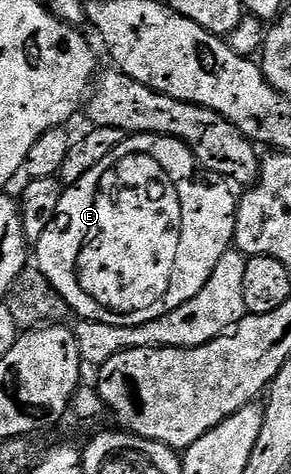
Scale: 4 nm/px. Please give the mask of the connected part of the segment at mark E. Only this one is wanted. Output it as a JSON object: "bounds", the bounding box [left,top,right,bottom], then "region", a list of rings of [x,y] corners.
{"bounds":[35,135,239,327],"region":[[[129,135],[118,147],[111,149],[111,153],[107,153],[107,157],[103,157],[103,161],[99,161],[99,165],[91,169],[91,173],[84,175],[78,183],[66,186],[62,190],[55,217],[51,225],[47,225],[43,237],[39,237],[39,241],[35,244],[35,266],[62,295],[70,312],[74,316],[77,314],[78,320],[90,319],[116,327],[138,327],[179,309],[179,305],[191,301],[191,297],[198,295],[203,285],[207,285],[215,265],[219,265],[219,257],[223,257],[223,253],[231,249],[237,224],[239,199],[236,194],[233,196],[234,188],[221,176],[212,173],[201,176],[197,175],[197,171],[199,172],[199,164],[193,158],[193,150],[185,143],[169,135]]]}

